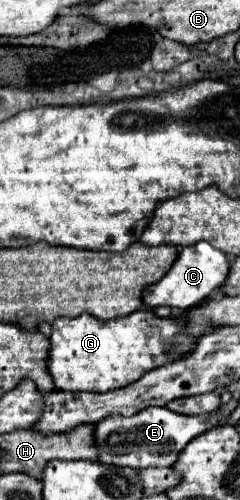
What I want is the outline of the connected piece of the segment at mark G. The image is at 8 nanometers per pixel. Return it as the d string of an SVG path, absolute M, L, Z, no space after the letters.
M136 310L130 316L116 320L98 320L90 314L78 318L56 318L52 322L50 350L46 358L46 370L54 380L58 390L90 390L90 392L108 392L136 382L144 372L164 366L180 356L192 352L196 342L186 336L184 322L180 318L158 318L152 310Z

